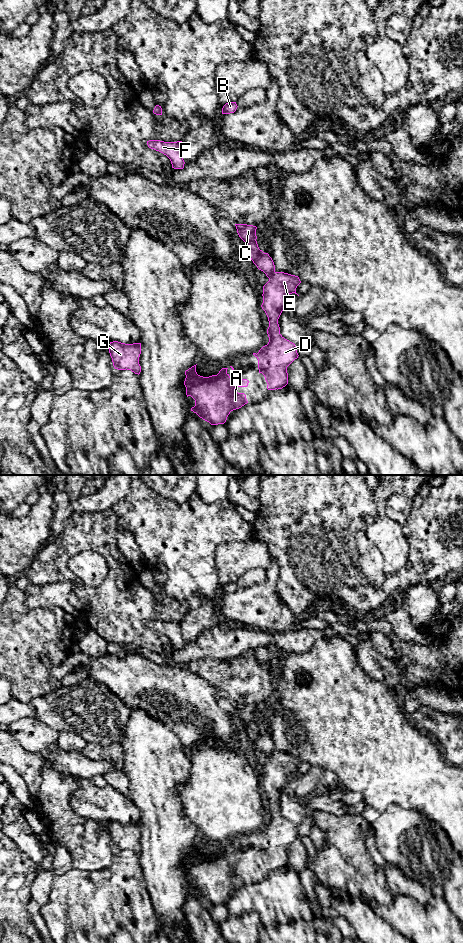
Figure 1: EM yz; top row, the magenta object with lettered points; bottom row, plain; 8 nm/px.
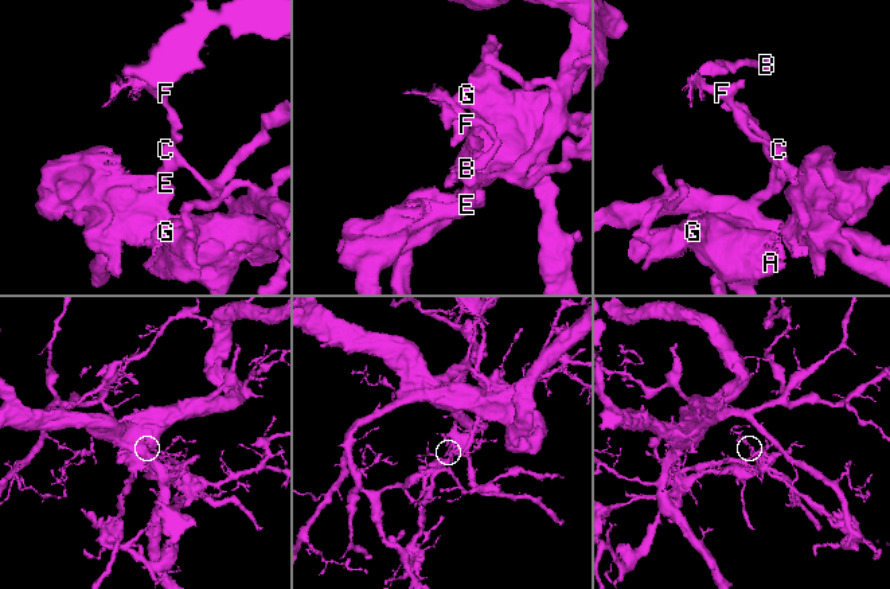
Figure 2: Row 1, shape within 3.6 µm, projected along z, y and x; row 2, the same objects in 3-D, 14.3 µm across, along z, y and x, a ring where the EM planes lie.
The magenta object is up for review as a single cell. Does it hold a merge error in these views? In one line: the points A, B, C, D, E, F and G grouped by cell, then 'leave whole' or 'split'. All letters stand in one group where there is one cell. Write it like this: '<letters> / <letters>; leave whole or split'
A D E G / B C F; split

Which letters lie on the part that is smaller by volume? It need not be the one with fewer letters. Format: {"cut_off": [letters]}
{"cut_off": ["A", "D", "E", "G"]}

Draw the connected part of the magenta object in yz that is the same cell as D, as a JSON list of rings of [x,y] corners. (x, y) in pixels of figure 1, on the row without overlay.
[[[275,752],[263,766],[261,787],[269,801],[269,822],[253,835],[258,839],[259,853],[264,855],[268,870],[282,869],[288,864],[287,847],[299,836],[295,824],[280,814],[278,799],[287,788],[288,775],[297,774],[300,763],[298,756]]]

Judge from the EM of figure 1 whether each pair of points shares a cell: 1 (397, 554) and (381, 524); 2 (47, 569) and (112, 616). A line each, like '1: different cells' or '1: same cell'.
1: same cell
2: same cell

